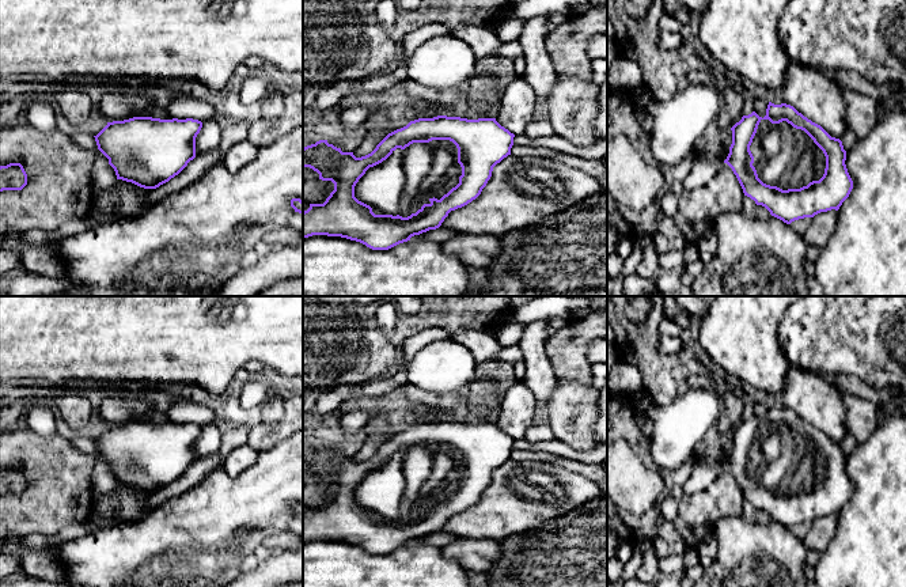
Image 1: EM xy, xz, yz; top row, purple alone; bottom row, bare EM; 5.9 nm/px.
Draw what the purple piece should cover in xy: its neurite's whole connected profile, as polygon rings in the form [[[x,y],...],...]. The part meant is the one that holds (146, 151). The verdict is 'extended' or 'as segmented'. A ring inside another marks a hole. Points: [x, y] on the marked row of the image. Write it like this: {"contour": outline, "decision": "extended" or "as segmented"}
{"contour": [[[133,117],[107,122],[94,137],[117,179],[156,189],[196,158],[196,137],[201,128],[202,122],[193,118]]], "decision": "as segmented"}

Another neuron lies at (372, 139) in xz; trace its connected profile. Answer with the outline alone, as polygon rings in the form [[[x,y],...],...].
[[[391,125],[387,128],[368,132],[363,143],[355,149],[353,155],[356,158],[361,158],[361,156],[371,154],[376,148],[376,145],[388,135],[390,128]]]

